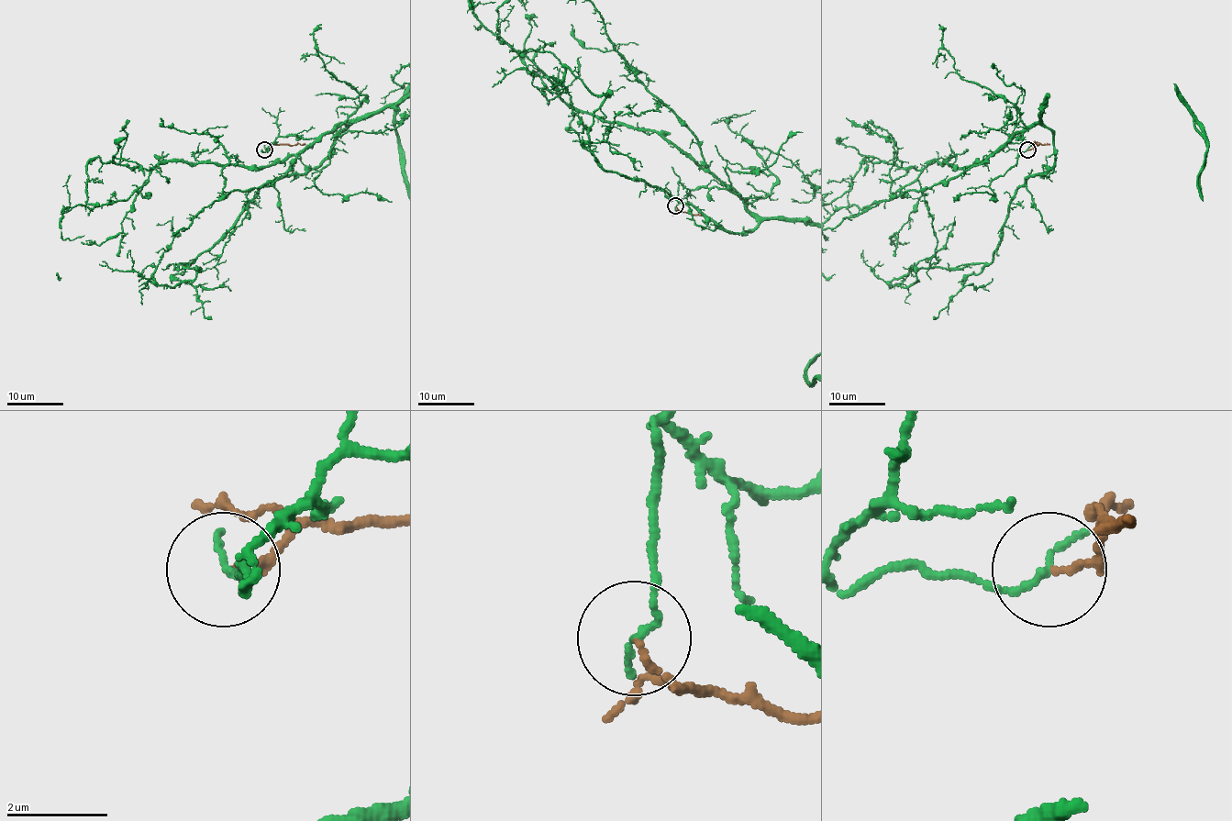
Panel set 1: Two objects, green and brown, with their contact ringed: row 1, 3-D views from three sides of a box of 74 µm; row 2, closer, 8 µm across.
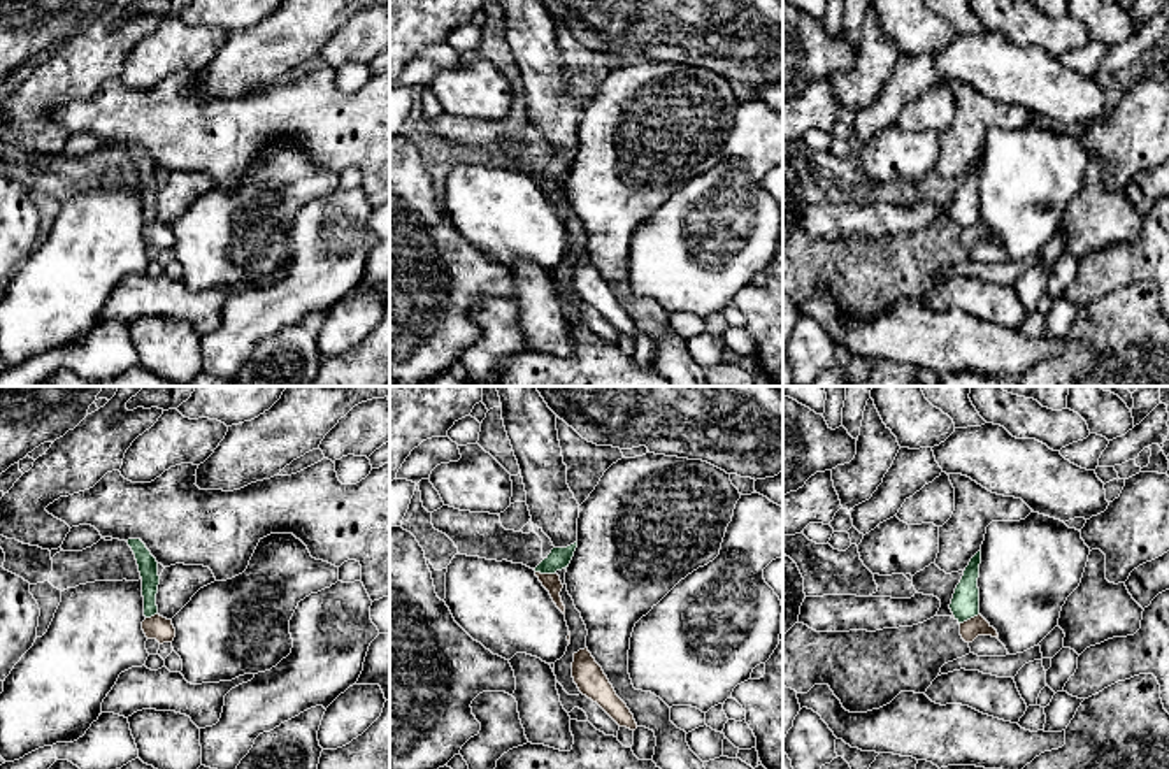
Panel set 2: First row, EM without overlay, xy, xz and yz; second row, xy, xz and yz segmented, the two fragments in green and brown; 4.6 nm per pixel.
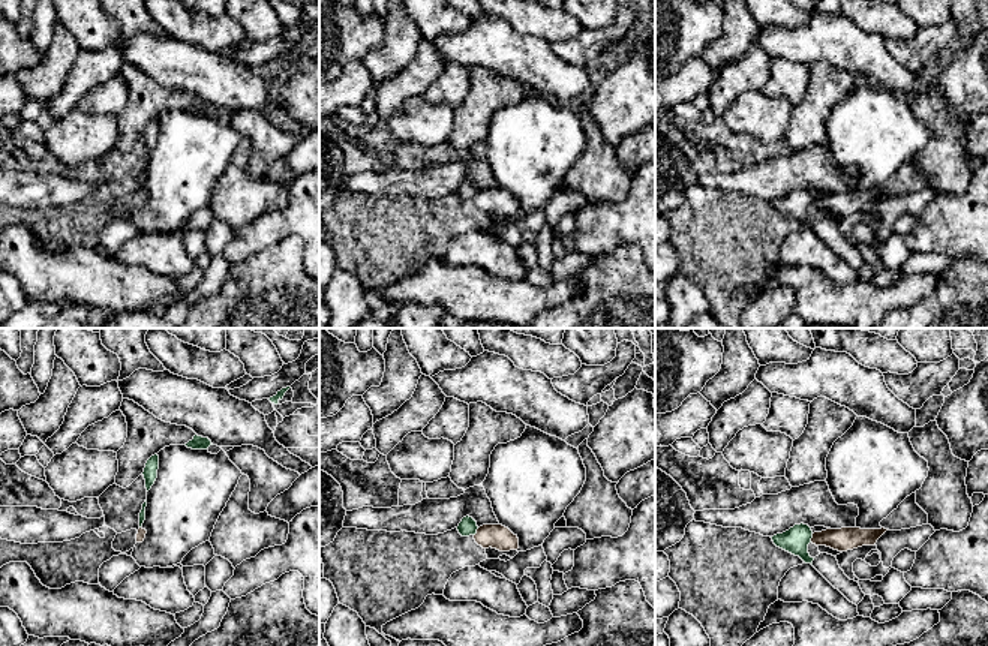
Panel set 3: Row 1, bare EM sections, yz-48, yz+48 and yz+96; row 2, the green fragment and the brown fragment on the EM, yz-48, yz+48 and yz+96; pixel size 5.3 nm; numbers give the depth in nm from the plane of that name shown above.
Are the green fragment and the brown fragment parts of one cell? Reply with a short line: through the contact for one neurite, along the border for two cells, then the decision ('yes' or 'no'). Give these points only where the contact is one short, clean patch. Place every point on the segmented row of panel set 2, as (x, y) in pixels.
line xz (536, 571), (553, 574); no

